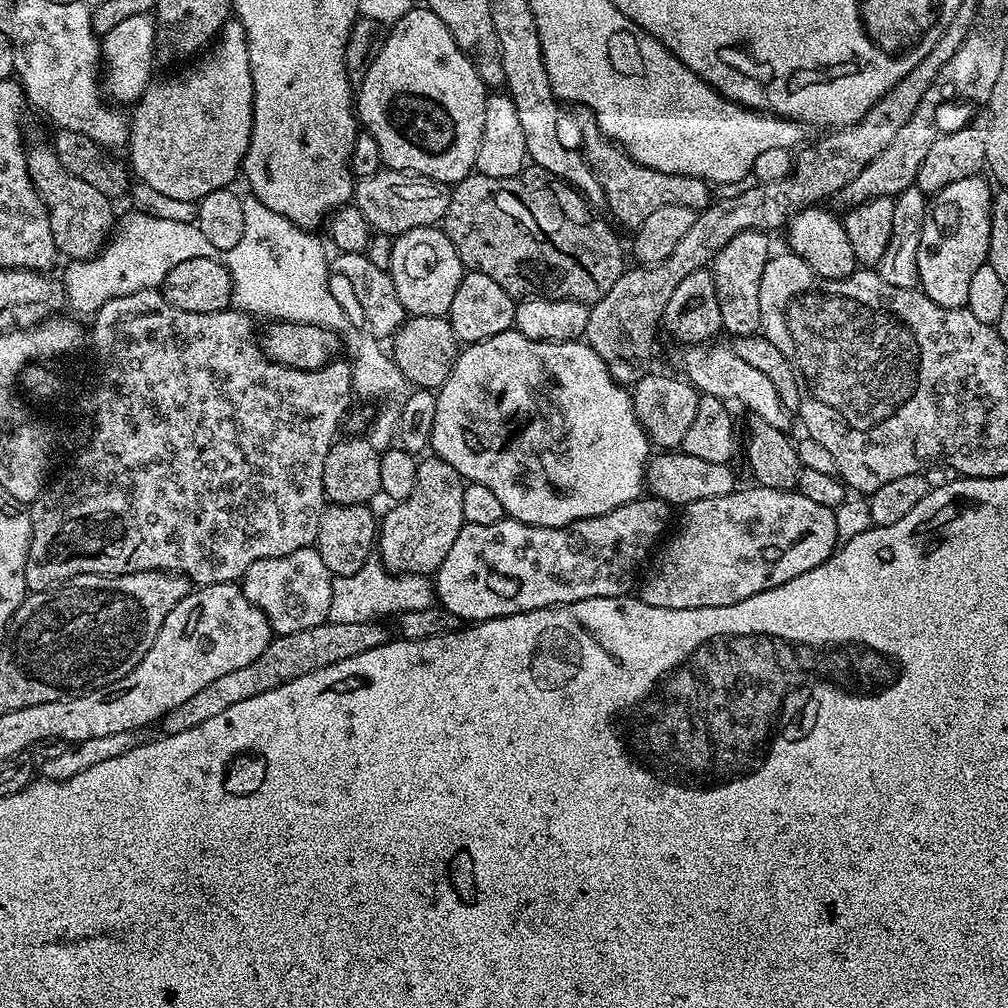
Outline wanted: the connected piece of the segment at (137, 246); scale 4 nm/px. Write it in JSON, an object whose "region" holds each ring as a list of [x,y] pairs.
{"region":[[[133,210],[126,212],[121,220],[119,217],[118,227],[103,251],[91,260],[68,260],[65,263],[60,281],[67,305],[73,307],[78,312],[77,315],[92,316],[112,298],[122,298],[143,288],[160,288],[166,274],[170,274],[170,270],[178,266],[178,262],[186,258],[206,258],[213,255],[210,238],[206,238],[206,234],[202,234],[195,223],[154,218]]]}

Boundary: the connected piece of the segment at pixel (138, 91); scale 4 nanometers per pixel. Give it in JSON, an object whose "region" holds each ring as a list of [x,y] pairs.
{"region":[[[152,12],[125,18],[102,37],[102,88],[109,101],[135,105],[154,79],[152,60],[156,56],[156,17]]]}

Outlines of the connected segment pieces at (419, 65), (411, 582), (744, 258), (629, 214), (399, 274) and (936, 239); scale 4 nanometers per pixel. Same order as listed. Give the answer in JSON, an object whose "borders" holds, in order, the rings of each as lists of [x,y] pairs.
{"borders":[[[[414,6],[402,19],[387,29],[382,50],[378,54],[378,58],[374,58],[374,66],[370,66],[370,70],[366,70],[366,78],[355,93],[354,111],[363,131],[369,132],[374,138],[374,142],[378,142],[378,150],[382,150],[382,158],[387,167],[405,174],[426,176],[430,180],[437,180],[439,184],[455,186],[465,180],[476,167],[478,146],[482,146],[482,126],[486,123],[486,98],[489,94],[489,89],[484,87],[482,78],[478,78],[478,70],[473,66],[472,59],[461,50],[458,42],[454,42],[446,22],[442,22],[442,18],[438,18],[438,14],[434,14],[426,6]]],[[[379,559],[365,562],[358,574],[333,576],[332,597],[328,620],[334,622],[366,622],[389,616],[395,618],[402,612],[426,610],[434,604],[434,584],[424,574],[397,574],[389,572]]],[[[757,228],[742,230],[742,234],[734,234],[734,238],[730,238],[730,242],[726,242],[726,246],[722,246],[722,250],[718,250],[718,254],[712,259],[710,271],[718,294],[718,306],[722,310],[720,327],[725,333],[729,332],[729,337],[755,336],[761,331],[760,308],[756,303],[758,302],[758,290],[762,282],[762,270],[768,265],[770,259],[768,240],[770,240],[769,233],[759,232]]],[[[588,122],[584,128],[582,155],[591,166],[594,178],[598,178],[598,186],[602,186],[606,208],[629,230],[639,228],[661,206],[686,206],[699,212],[713,203],[714,192],[708,181],[686,174],[662,174],[662,170],[650,170],[650,166],[642,166],[616,141],[600,131],[594,122]]],[[[439,227],[415,228],[395,237],[390,273],[408,316],[447,316],[466,271],[454,242]]],[[[977,174],[958,182],[950,182],[950,186],[931,197],[930,207],[924,217],[922,238],[916,255],[918,288],[943,308],[962,308],[967,305],[970,282],[988,258],[994,188],[982,177]]]]}

